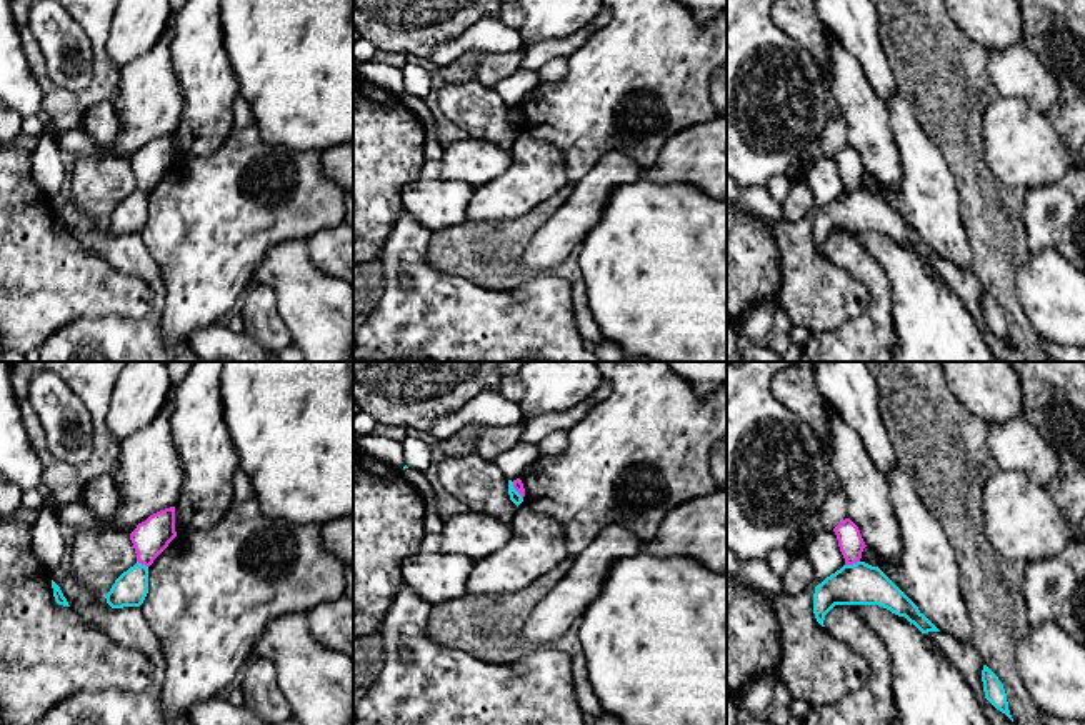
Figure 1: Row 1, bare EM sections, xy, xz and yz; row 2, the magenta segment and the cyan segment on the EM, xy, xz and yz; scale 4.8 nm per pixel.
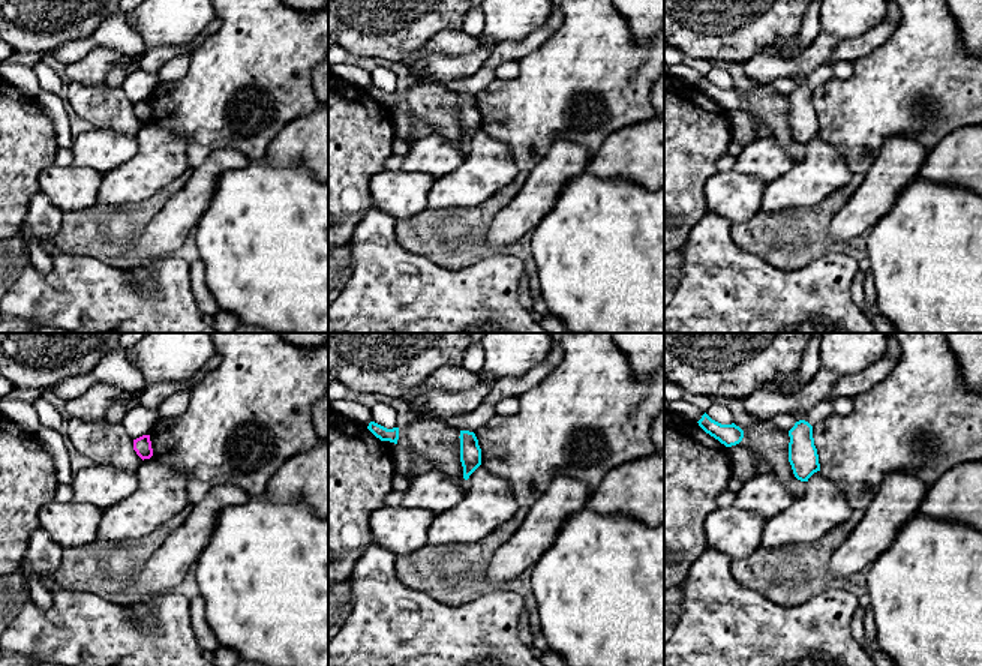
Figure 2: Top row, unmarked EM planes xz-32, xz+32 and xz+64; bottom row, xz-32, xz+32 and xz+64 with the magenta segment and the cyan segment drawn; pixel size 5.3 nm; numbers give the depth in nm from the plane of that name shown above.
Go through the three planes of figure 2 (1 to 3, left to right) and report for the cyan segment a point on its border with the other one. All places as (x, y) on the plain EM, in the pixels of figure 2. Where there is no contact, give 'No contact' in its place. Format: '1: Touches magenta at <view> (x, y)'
1: No contact
2: No contact
3: No contact

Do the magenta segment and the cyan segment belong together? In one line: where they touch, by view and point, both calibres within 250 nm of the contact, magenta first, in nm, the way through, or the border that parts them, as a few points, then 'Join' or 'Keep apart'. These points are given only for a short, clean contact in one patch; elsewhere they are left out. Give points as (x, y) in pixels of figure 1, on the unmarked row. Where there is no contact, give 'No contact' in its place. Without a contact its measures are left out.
Touches magenta at yz (852, 190). Thickness 120 nm (magenta) against 200 nm. Boundary: yz (859, 187), (845, 192). Keep apart

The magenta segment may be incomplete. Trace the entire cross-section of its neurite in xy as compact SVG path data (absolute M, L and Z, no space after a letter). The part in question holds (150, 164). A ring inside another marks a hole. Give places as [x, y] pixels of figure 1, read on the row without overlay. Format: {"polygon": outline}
{"polygon": "M175 133L150 142L130 160L137 188L150 193L175 163Z"}

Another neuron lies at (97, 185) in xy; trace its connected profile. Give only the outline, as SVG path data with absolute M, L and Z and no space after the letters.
M82 158L72 172L72 203L97 222L107 222L115 207L135 190L130 160Z

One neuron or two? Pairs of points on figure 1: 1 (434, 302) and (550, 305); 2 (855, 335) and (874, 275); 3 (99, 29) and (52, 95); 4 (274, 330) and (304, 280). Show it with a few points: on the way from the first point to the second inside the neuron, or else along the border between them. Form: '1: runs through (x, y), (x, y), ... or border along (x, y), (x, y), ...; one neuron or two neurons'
1: runs through (462, 305), (522, 305); one neuron
2: runs through (874, 334), (880, 327), (879, 294); one neuron
3: runs through (100, 54), (100, 82), (84, 99), (77, 99); one neuron
4: border along (262, 284), (274, 292), (277, 312), (292, 342); two neurons

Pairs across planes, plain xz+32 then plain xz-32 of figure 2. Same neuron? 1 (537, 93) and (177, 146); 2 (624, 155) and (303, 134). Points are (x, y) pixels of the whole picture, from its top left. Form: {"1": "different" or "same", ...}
{"1": "different", "2": "same"}

